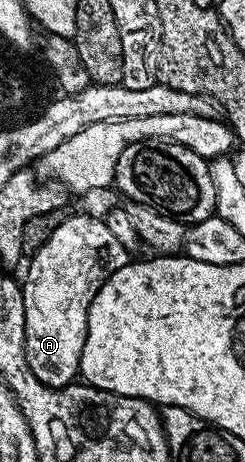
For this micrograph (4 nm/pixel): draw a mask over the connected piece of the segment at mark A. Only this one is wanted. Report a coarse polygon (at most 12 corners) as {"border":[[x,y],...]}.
{"border":[[70,214],[21,283],[27,365],[81,370],[91,301],[131,262],[104,218]]}

